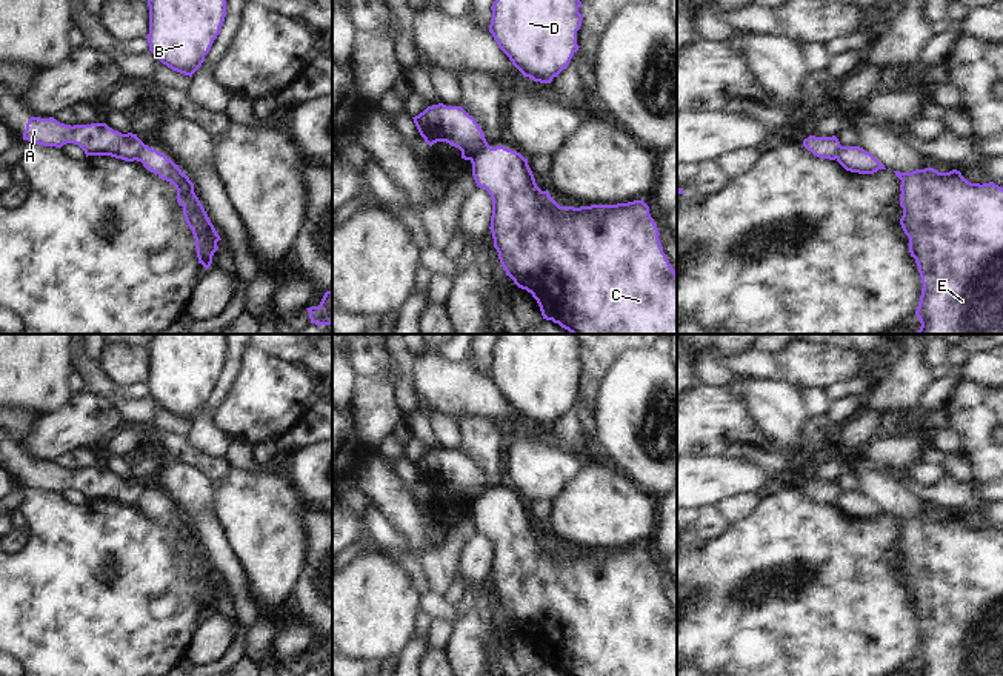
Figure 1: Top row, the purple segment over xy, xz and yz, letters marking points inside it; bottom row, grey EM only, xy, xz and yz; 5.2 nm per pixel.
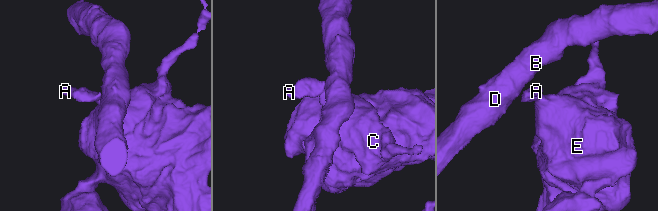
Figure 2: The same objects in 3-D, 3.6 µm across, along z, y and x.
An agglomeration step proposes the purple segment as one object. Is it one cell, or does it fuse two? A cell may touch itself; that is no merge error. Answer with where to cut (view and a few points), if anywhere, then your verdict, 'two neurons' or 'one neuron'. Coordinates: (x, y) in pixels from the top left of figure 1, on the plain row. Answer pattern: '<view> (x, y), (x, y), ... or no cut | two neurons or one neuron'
xz (489, 491), (469, 504) | two neurons

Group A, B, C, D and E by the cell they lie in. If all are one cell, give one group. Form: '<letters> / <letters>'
A / B C D E

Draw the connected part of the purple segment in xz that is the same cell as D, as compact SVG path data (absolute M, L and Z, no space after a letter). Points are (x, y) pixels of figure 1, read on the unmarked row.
M498 334L489 377L523 422L551 428L580 393L580 351L575 334Z

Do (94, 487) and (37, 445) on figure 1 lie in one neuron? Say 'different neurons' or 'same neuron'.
different neurons

